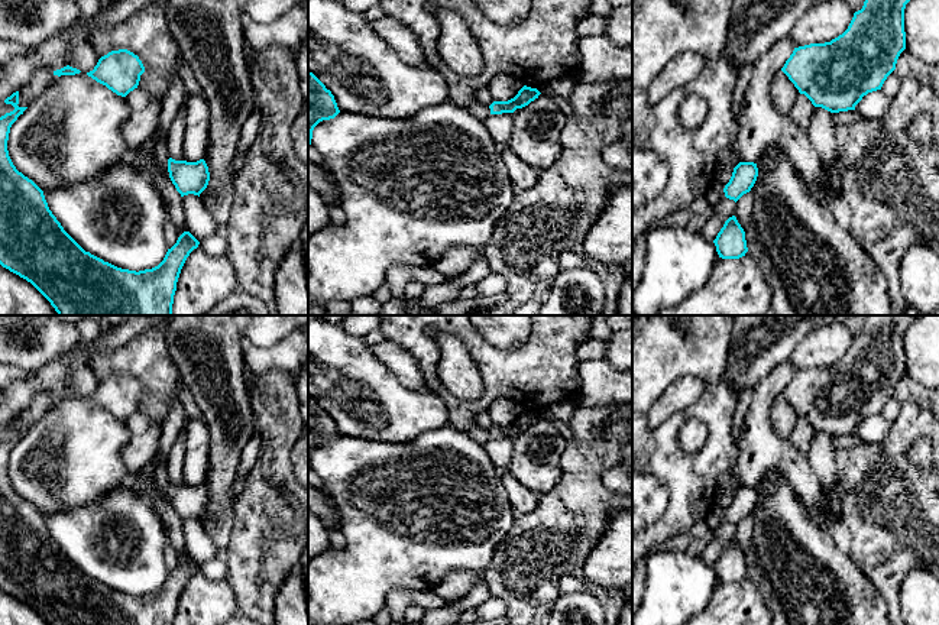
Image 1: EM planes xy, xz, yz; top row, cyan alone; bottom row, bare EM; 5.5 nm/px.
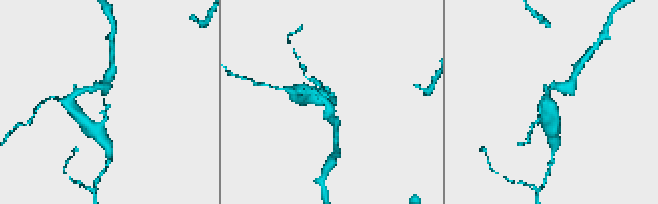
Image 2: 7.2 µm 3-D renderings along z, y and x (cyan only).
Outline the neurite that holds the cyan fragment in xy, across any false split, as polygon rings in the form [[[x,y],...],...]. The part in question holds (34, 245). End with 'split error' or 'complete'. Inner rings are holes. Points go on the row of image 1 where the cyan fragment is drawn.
[[[19,91],[4,103],[14,110],[0,117],[0,265],[30,282],[58,315],[172,315],[181,269],[200,242],[184,231],[158,266],[139,272],[85,252],[52,214],[43,191],[13,165],[7,150],[9,133],[27,107],[17,106]]] | complete

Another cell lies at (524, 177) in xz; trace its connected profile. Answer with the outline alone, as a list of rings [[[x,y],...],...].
[[[501,148],[501,153],[504,158],[504,162],[506,165],[506,169],[509,172],[509,178],[512,181],[512,187],[515,191],[527,191],[532,188],[538,178],[541,171],[537,168],[532,168],[522,162],[509,148]]]

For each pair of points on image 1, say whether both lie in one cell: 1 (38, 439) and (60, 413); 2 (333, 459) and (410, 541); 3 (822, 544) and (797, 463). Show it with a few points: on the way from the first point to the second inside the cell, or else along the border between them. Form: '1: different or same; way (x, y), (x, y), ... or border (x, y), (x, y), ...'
1: same; way (44, 433), (58, 418)
2: same; way (353, 479), (395, 521)
3: different; border (790, 483), (808, 509)

